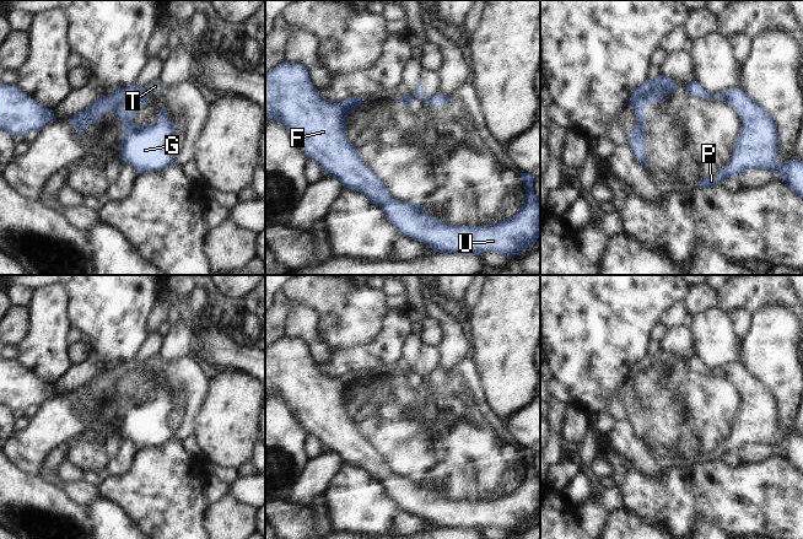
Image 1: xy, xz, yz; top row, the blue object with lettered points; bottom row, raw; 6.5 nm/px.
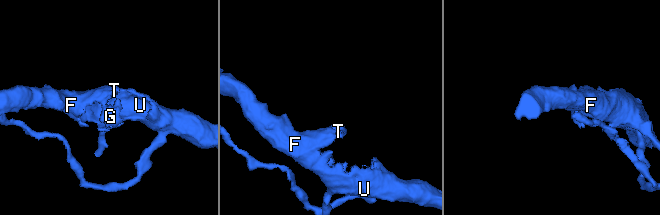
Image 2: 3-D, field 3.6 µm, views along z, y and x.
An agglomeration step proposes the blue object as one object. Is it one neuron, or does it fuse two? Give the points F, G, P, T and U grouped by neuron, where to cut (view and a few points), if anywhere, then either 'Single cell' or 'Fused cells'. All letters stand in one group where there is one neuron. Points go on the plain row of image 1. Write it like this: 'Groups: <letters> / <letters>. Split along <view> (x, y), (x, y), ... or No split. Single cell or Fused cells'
Groups: F P T U / G. Split along xy (131, 397), (123, 400). Fused cells

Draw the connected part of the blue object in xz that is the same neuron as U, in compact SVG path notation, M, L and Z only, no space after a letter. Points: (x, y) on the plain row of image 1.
M284 336L265 347L265 395L275 394L302 424L308 435L317 437L324 447L336 453L344 463L359 467L379 481L387 495L406 512L426 519L435 528L464 528L469 530L484 527L501 528L510 534L533 519L540 512L540 476L534 470L534 452L521 448L526 464L524 474L517 489L491 501L452 501L430 491L415 476L398 476L389 470L378 452L359 433L356 420L345 411L345 393L365 373L346 373L339 378L325 377L313 362L308 345L298 338Z

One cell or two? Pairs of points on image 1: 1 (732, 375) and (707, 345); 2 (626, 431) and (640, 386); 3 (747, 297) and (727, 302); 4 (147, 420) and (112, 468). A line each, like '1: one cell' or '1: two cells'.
1: two cells
2: two cells
3: one cell
4: one cell

